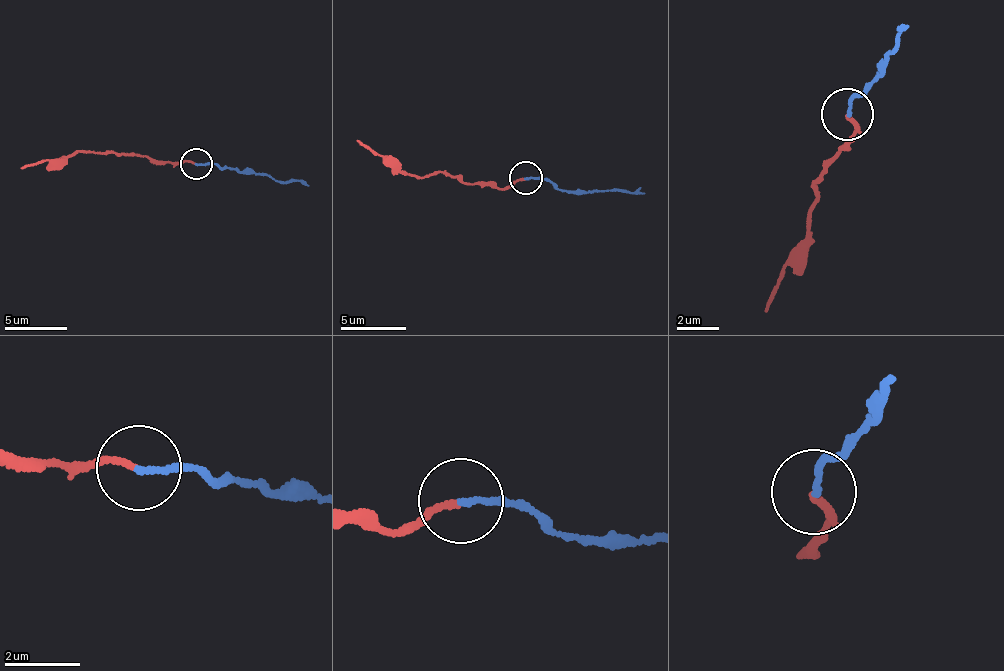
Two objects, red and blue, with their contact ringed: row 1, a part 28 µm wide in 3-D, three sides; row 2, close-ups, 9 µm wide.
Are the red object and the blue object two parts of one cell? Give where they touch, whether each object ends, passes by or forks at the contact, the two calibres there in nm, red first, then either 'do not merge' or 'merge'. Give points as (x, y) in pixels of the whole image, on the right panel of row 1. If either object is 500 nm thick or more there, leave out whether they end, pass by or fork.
place (847, 114); red ends; blue ends; calibres 150 and 160 nm; do not merge

